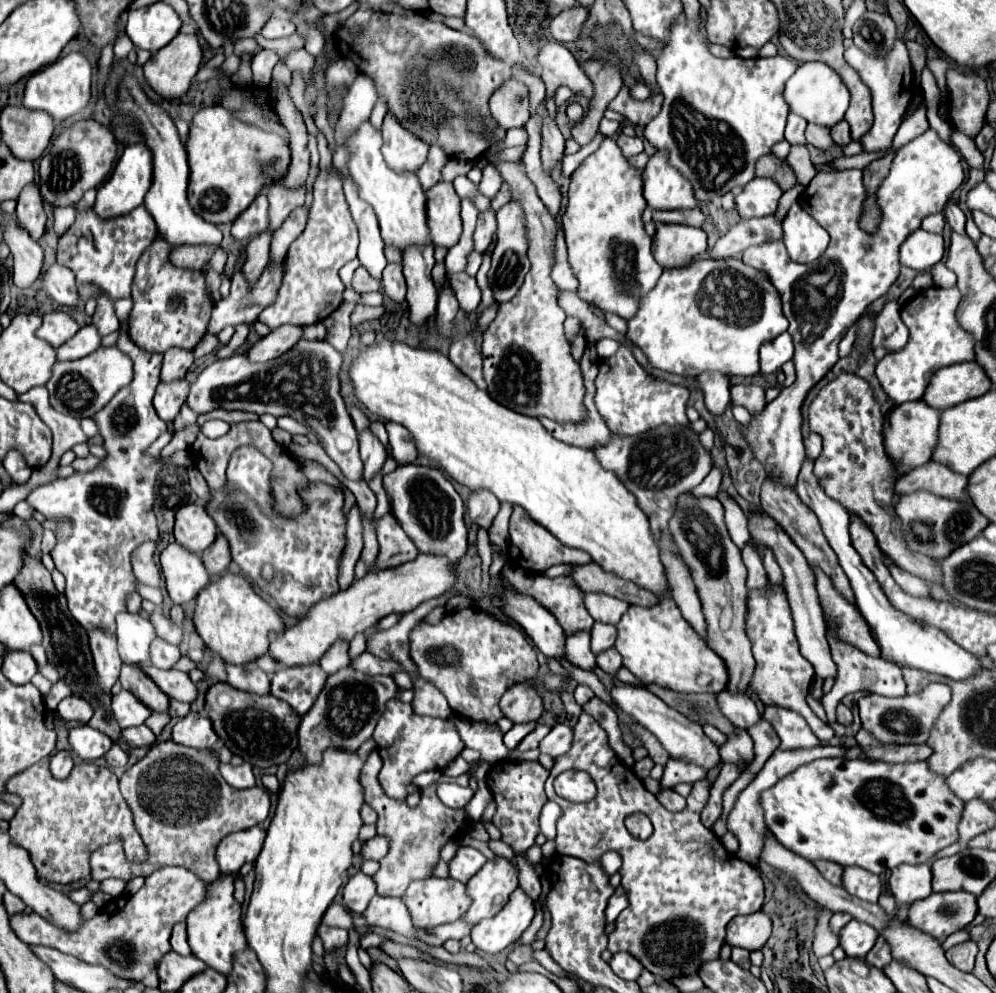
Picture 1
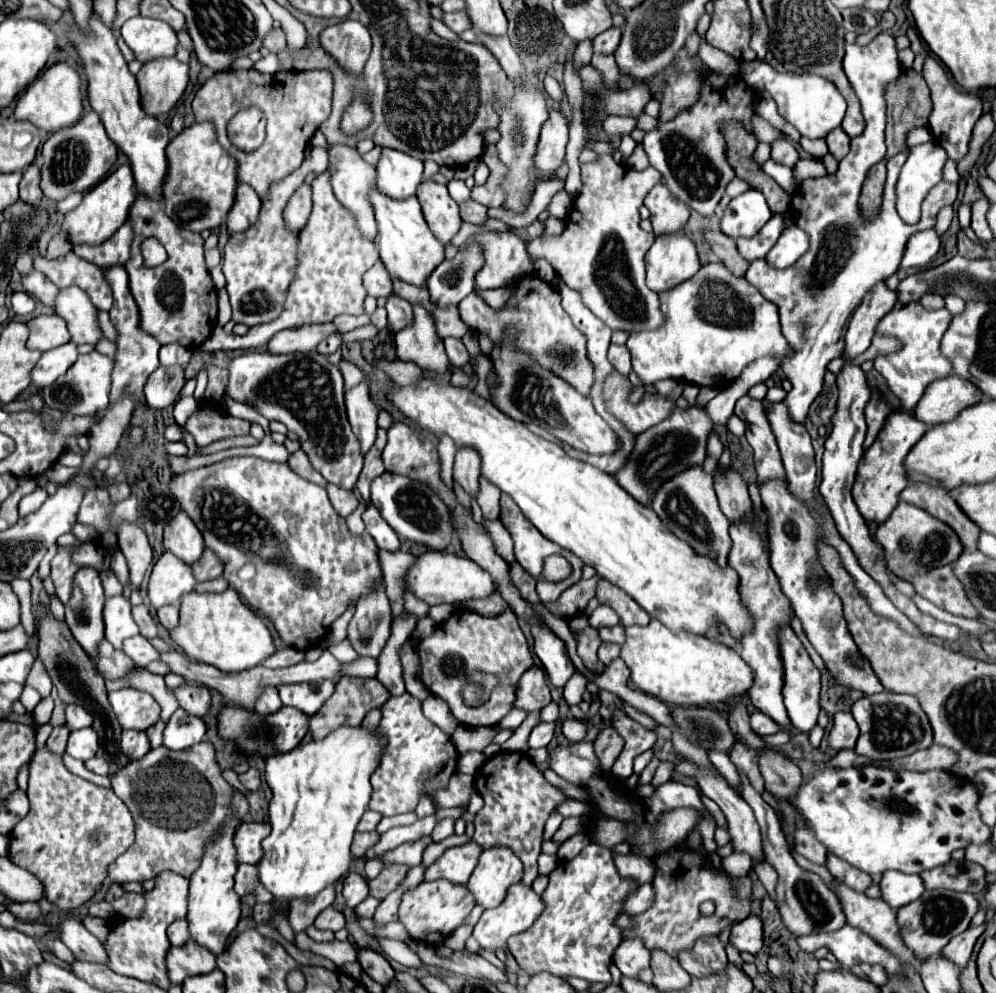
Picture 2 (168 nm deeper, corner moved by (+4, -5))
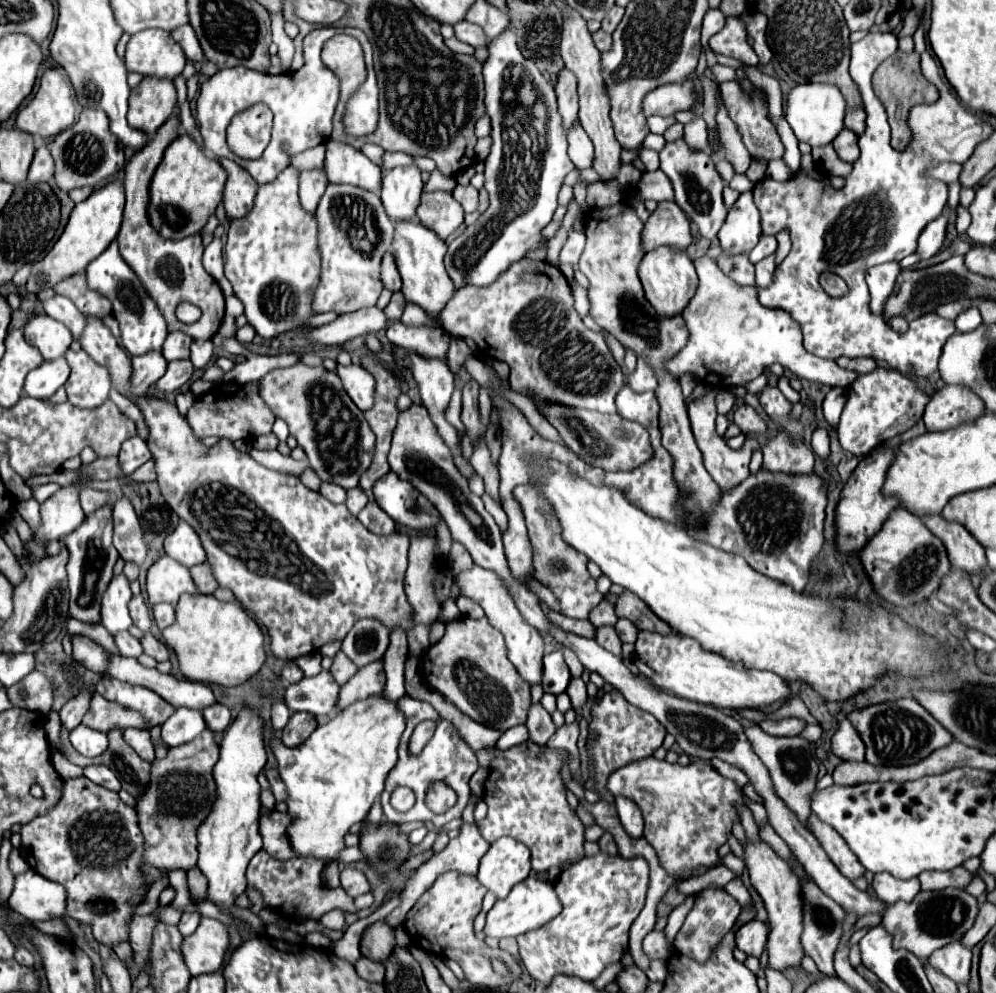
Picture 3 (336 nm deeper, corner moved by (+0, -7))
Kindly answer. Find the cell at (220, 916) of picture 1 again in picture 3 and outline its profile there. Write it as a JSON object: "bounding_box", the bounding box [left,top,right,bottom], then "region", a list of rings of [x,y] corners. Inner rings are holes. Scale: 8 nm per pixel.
{"bounding_box":[198,709,266,917],"region":[[[242,709],[220,743],[220,759],[214,767],[218,797],[212,813],[198,827],[198,869],[208,879],[208,899],[228,917],[232,915],[230,907],[234,907],[236,899],[246,891],[246,867],[262,847],[258,835],[260,785],[256,775],[264,763],[266,749],[262,741],[262,719],[252,709]]]}

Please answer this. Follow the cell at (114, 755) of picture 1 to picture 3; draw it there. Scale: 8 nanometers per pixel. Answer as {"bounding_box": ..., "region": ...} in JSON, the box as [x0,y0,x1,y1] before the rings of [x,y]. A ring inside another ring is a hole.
{"bounding_box":[84,765,120,791],"region":[[[90,765],[90,767],[84,767],[84,777],[88,777],[92,783],[96,785],[102,785],[110,791],[120,791],[120,783],[118,779],[114,777],[114,773],[104,767],[104,765]]]}

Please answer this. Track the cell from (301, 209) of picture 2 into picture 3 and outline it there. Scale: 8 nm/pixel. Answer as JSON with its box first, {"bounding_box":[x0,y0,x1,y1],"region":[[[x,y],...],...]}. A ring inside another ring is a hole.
{"bounding_box":[300,169,328,213],"region":[[[324,169],[300,173],[300,203],[302,203],[304,211],[308,211],[308,213],[316,211],[326,185],[328,185],[328,179],[324,175]]]}

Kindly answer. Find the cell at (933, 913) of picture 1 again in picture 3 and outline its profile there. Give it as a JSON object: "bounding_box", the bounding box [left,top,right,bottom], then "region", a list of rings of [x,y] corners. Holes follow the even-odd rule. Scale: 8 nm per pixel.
{"bounding_box":[882,889,980,961],"region":[[[942,889],[942,891],[920,891],[912,903],[894,903],[888,905],[886,915],[882,919],[882,927],[892,935],[896,949],[906,949],[914,953],[920,961],[924,961],[932,951],[946,947],[964,937],[964,933],[974,925],[978,917],[980,905],[976,897],[958,889]]]}

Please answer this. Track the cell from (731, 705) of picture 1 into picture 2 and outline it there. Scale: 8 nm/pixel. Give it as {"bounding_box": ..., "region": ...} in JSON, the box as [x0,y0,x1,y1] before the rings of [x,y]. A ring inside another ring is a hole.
{"bounding_box":[750,711,782,737],"region":[[[756,711],[756,713],[750,715],[750,725],[752,725],[752,729],[754,729],[760,737],[774,735],[774,733],[778,733],[778,731],[782,729],[774,719],[770,719],[768,715],[764,715],[764,713],[760,713],[760,711]]]}

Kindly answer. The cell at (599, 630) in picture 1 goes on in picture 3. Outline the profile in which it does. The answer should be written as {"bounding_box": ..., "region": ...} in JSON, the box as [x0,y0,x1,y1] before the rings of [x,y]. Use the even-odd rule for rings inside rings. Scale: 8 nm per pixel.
{"bounding_box":[616,619,638,643],"region":[[[618,619],[616,623],[616,631],[618,631],[618,637],[622,643],[634,643],[636,637],[638,637],[638,629],[634,623],[630,623],[628,619]]]}

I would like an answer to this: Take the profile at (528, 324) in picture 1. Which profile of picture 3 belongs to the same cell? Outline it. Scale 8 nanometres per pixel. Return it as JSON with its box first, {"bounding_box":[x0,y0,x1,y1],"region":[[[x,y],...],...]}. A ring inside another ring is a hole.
{"bounding_box":[526,393,652,471],"region":[[[526,393],[526,397],[536,405],[536,409],[544,415],[544,419],[556,427],[560,433],[560,439],[576,451],[578,457],[586,459],[586,463],[600,467],[604,471],[630,471],[646,463],[646,459],[652,457],[652,445],[648,439],[648,431],[628,419],[622,419],[616,415],[602,415],[598,411],[586,411],[578,407],[566,407],[558,403],[546,403],[544,399],[538,399],[534,393]]]}

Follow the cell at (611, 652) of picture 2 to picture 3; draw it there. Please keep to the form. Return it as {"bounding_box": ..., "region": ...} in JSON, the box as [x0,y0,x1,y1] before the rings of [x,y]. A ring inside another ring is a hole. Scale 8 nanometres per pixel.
{"bounding_box":[596,627,622,657],"region":[[[598,627],[596,631],[596,641],[606,647],[606,651],[614,653],[616,657],[622,657],[622,641],[618,639],[614,627]]]}

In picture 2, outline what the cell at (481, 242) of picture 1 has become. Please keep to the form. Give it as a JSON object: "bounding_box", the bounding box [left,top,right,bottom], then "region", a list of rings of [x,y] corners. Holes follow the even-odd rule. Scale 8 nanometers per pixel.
{"bounding_box":[460,199,486,225],"region":[[[468,199],[460,205],[460,215],[462,215],[462,221],[468,221],[468,223],[476,223],[476,225],[482,225],[486,221],[486,207]]]}

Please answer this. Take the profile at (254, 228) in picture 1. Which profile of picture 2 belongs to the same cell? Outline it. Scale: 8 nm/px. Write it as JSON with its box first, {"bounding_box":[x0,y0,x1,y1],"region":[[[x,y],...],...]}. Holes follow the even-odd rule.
{"bounding_box":[228,181,260,233],"region":[[[238,181],[236,195],[234,195],[234,205],[228,211],[228,233],[238,233],[246,227],[250,227],[260,211],[260,197],[250,185]]]}

